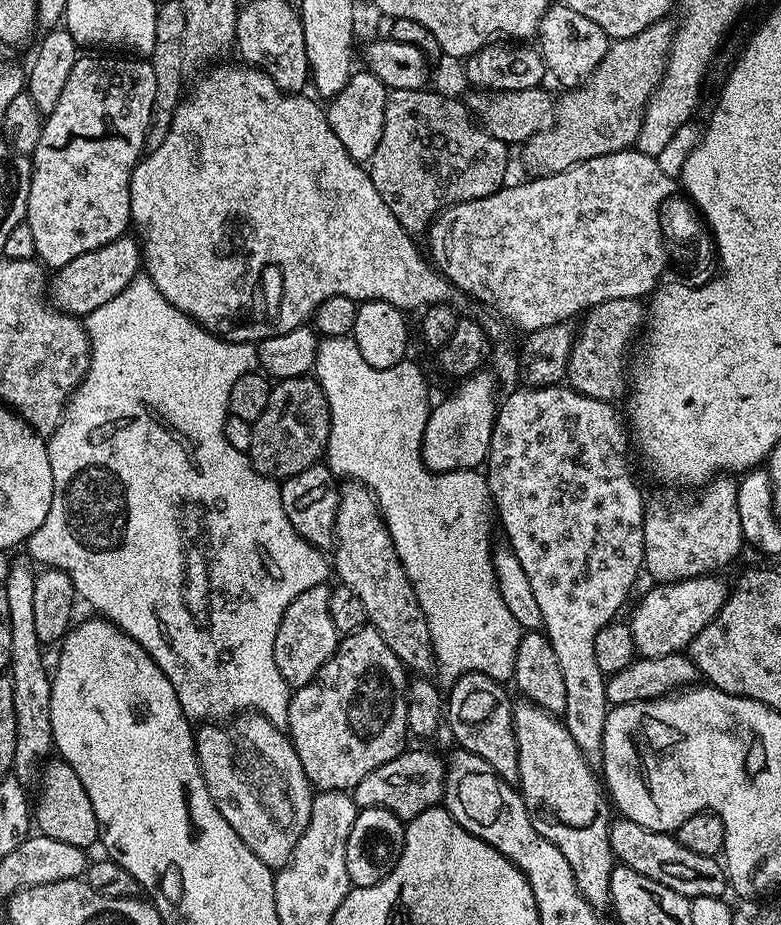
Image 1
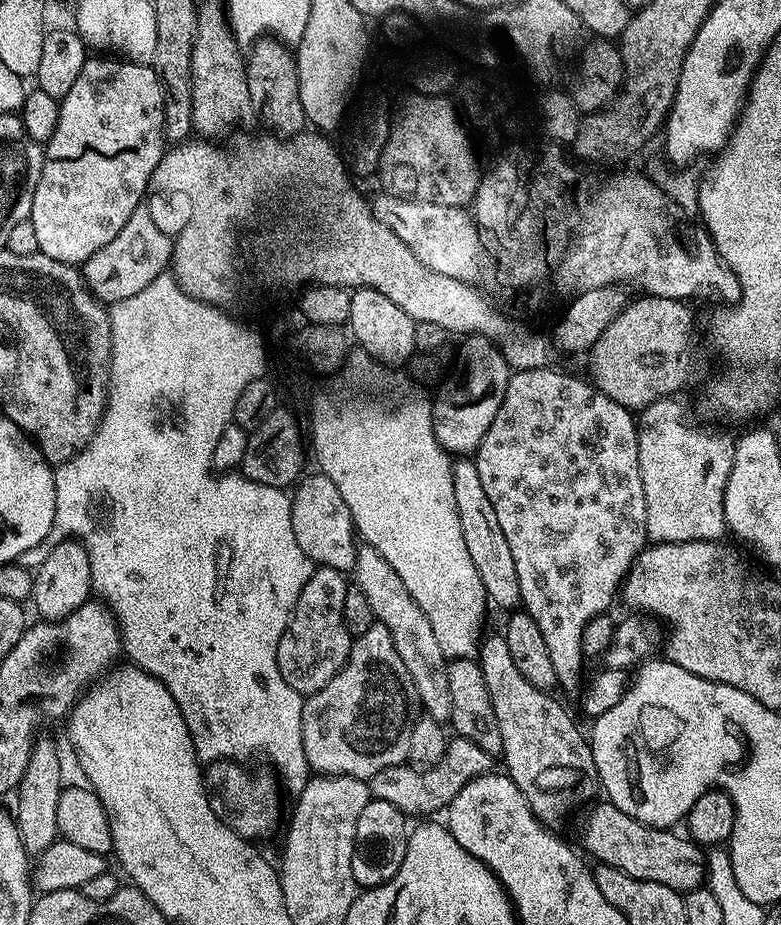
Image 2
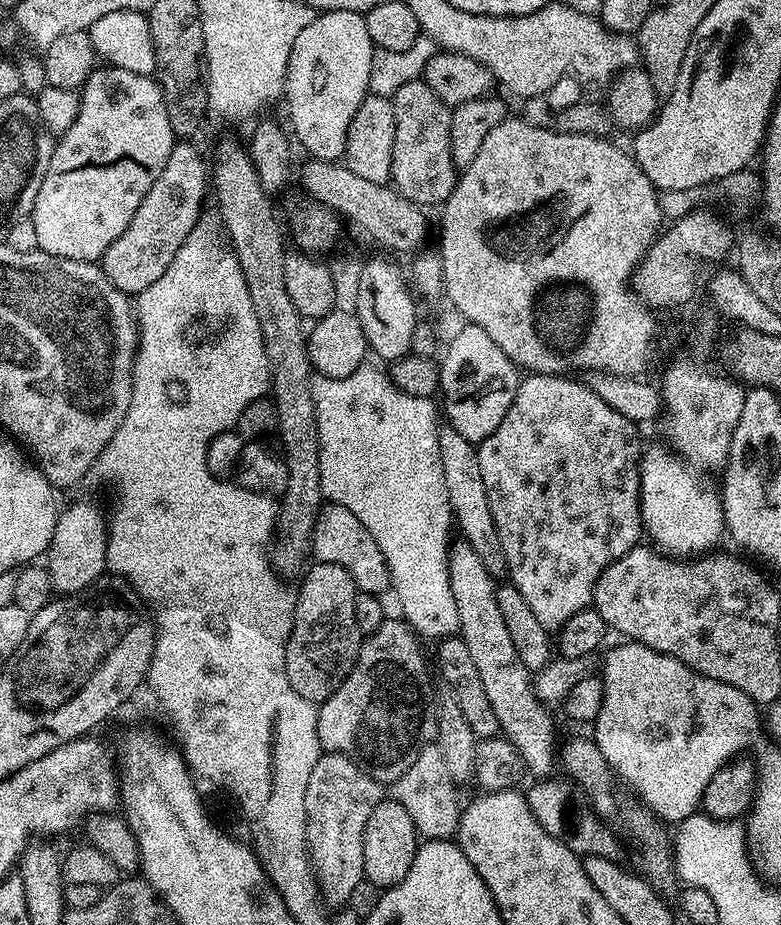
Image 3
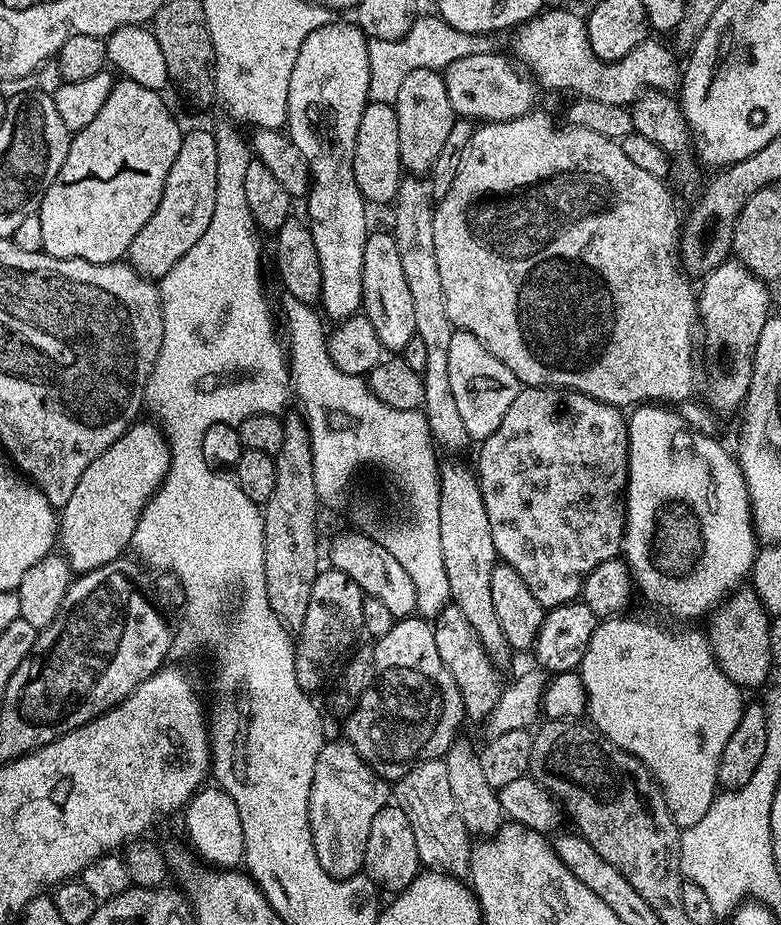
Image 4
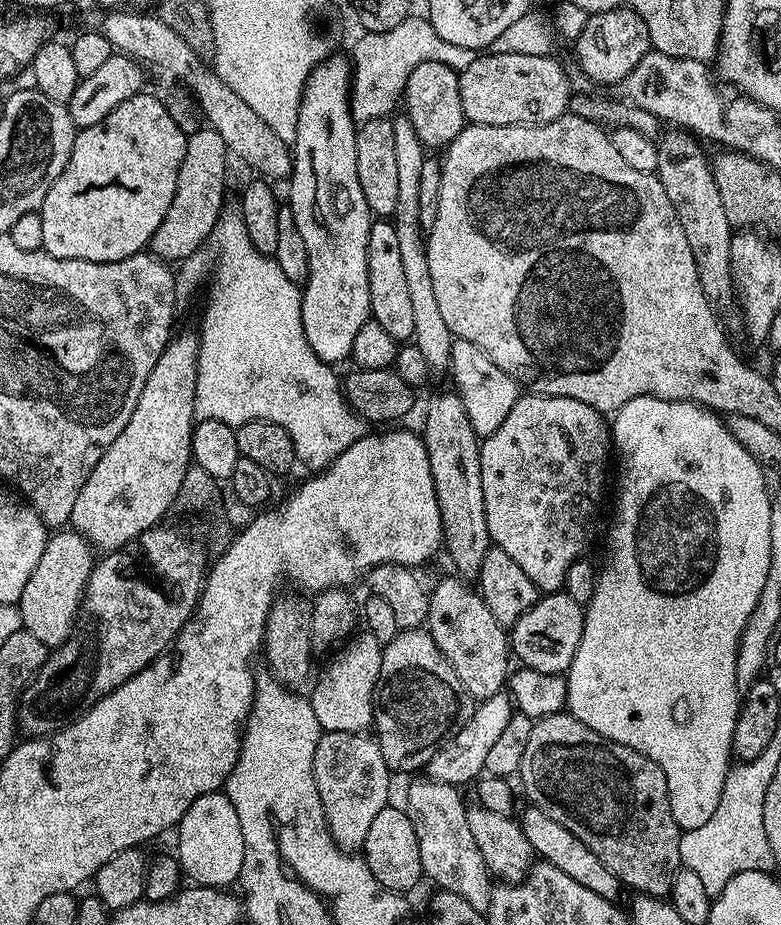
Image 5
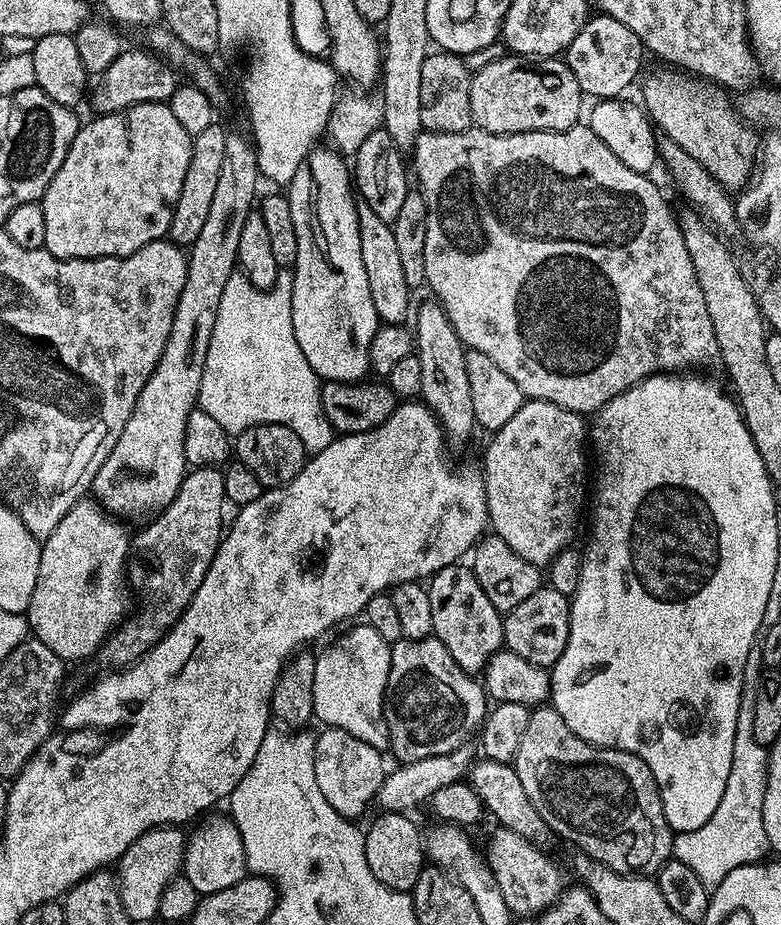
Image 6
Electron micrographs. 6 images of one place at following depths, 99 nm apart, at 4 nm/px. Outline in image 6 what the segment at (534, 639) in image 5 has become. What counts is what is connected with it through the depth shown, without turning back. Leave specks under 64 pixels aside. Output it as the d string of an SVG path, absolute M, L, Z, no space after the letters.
M542 586L530 594L519 606L514 606L504 616L504 648L534 662L540 668L551 669L558 662L564 644L568 640L568 615L570 614L569 597L558 594L550 586Z

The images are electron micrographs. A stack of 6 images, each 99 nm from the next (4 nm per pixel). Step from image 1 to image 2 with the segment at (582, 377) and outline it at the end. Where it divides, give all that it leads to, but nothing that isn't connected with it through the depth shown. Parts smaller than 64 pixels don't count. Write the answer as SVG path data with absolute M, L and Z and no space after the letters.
M639 295L639 299L631 299L629 304L621 310L618 318L614 318L614 322L610 322L610 326L606 326L606 330L602 330L602 334L598 338L598 342L590 350L592 356L592 376L590 375L591 383L596 385L602 394L606 394L610 398L614 398L614 402L618 402L618 406L629 410L642 410L646 406L650 406L659 400L666 400L677 395L676 391L679 388L684 388L696 376L696 371L699 370L700 364L696 361L696 320L692 317L692 312L687 307L689 306L683 300L675 300L674 298L656 297L650 295Z

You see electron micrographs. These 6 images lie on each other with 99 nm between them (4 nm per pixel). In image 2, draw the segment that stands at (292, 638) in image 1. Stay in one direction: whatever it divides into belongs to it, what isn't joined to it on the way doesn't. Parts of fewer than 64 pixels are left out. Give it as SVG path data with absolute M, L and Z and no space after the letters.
M317 567L312 573L310 582L302 586L302 594L298 594L298 602L294 606L290 622L278 642L278 670L284 681L305 698L322 690L322 686L326 686L326 682L330 682L330 678L334 678L334 674L342 670L352 649L354 637L346 630L346 622L342 618L342 602L346 602L346 594L350 587L349 581L344 580L347 579L343 572L333 568Z

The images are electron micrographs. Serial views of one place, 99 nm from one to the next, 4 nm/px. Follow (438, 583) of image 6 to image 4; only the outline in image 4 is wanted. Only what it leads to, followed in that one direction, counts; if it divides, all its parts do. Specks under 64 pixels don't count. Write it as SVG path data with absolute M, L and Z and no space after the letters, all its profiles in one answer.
M449 603L434 617L432 629L434 630L434 642L438 645L438 655L442 657L442 666L450 670L450 678L454 678L454 686L458 686L462 694L465 717L469 721L487 720L490 714L494 714L494 706L498 706L498 698L502 691L501 669L486 654L474 626L466 622L462 610L458 610L456 604Z

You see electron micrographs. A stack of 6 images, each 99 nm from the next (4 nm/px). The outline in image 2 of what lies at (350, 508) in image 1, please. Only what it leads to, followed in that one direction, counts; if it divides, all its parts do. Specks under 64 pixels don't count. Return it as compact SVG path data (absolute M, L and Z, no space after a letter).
M367 546L356 549L356 566L354 569L355 587L366 594L366 600L370 602L370 610L374 610L376 623L384 624L386 630L390 630L390 638L394 638L394 650L398 650L398 658L406 670L410 670L410 682L414 682L416 699L419 707L438 723L447 725L452 719L452 703L450 702L450 674L447 656L442 654L442 646L434 639L434 630L430 630L430 622L424 617L424 611L412 598L406 586L402 586L402 580L378 554L378 550Z

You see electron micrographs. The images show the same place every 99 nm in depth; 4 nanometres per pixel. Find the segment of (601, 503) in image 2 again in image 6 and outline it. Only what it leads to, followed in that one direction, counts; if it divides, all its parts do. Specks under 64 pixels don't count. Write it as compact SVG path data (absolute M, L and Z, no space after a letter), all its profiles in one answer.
M525 399L518 414L506 426L491 433L492 441L484 452L482 471L491 531L518 558L526 558L531 564L551 564L576 536L580 507L584 504L588 460L590 464L584 420L581 413L566 410L554 402Z

